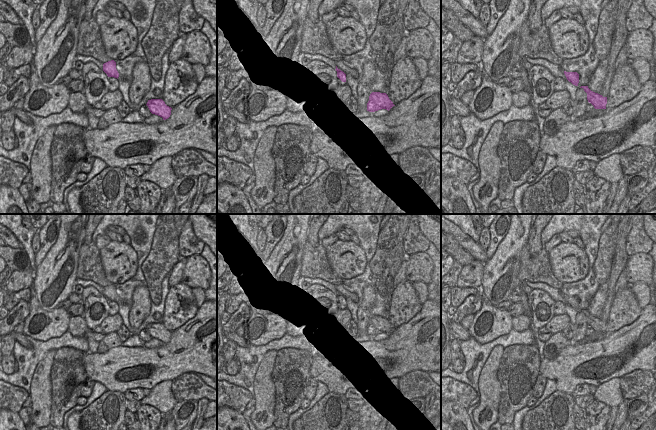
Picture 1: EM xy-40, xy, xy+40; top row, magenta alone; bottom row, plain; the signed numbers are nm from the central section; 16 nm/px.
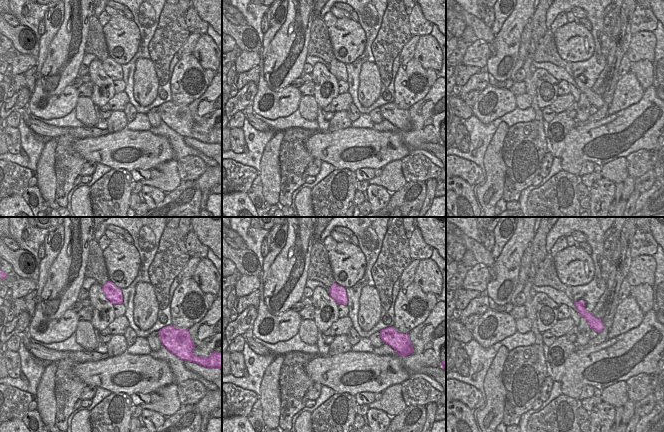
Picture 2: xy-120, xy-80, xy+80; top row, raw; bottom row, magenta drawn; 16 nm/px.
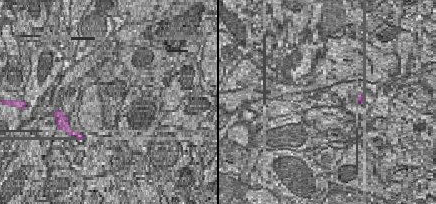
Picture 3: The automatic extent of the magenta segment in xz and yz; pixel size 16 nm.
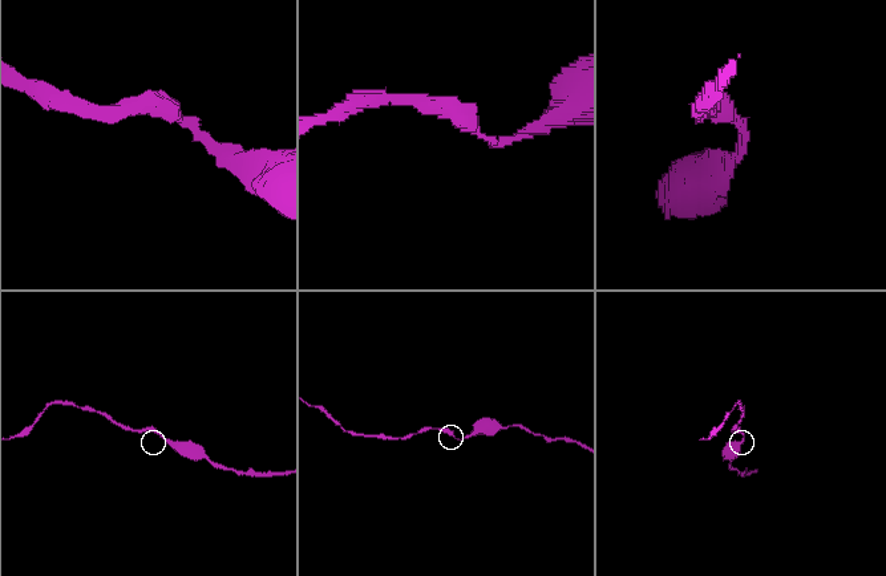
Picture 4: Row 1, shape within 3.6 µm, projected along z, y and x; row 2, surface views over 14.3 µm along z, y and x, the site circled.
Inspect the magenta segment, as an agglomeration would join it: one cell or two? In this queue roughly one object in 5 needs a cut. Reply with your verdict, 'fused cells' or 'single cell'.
single cell

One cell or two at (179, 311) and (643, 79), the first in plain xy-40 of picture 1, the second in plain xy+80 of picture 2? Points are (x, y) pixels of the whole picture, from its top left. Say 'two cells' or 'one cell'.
two cells

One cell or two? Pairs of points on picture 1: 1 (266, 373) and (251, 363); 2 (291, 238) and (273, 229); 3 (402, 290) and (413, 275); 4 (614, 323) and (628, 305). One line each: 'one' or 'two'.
1: two
2: two
3: two
4: one

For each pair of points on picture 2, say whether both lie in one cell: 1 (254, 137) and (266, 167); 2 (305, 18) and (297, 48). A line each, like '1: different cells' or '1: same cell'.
1: different cells
2: same cell

